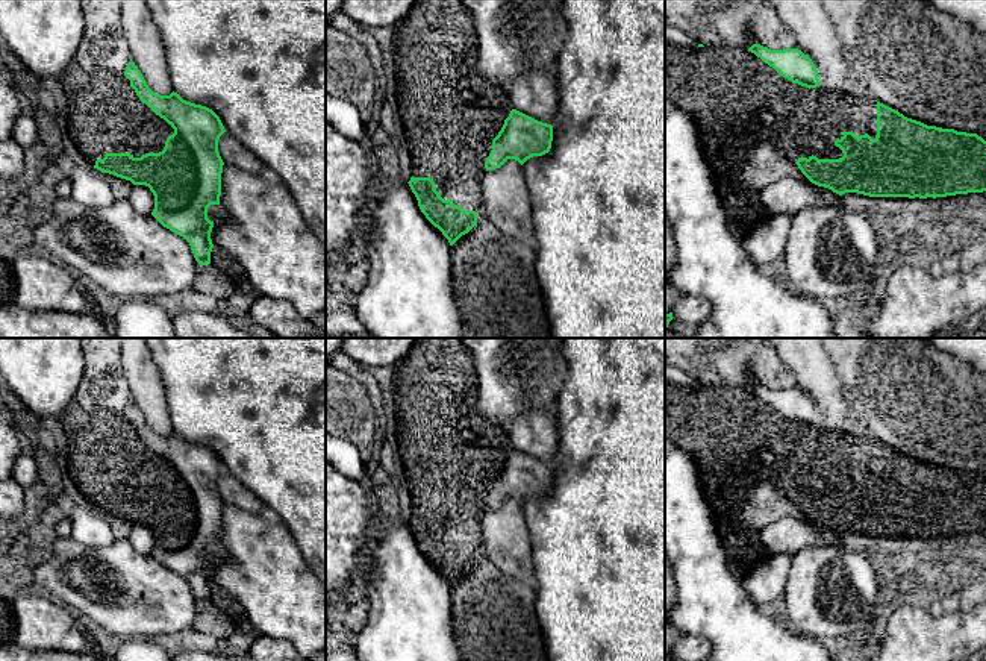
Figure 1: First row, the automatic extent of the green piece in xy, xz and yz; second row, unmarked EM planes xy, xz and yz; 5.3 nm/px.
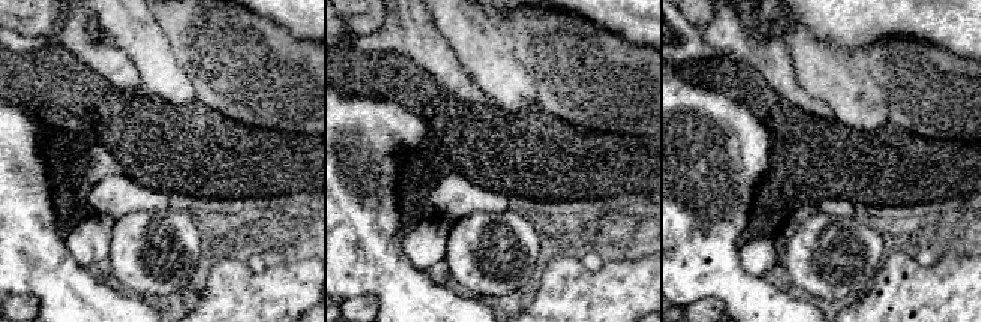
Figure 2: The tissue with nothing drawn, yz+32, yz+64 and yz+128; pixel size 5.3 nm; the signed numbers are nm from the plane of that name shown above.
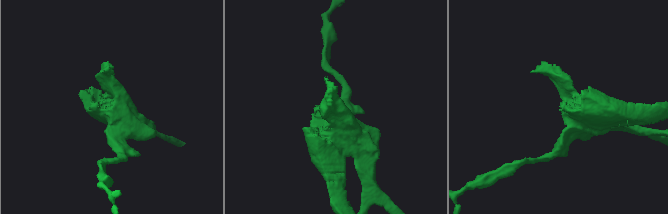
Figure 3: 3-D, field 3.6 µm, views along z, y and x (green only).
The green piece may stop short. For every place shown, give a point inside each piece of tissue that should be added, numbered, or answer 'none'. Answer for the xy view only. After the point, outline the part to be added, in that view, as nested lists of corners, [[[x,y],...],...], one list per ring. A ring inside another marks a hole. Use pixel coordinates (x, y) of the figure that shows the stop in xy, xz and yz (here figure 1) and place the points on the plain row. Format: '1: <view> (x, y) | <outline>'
none

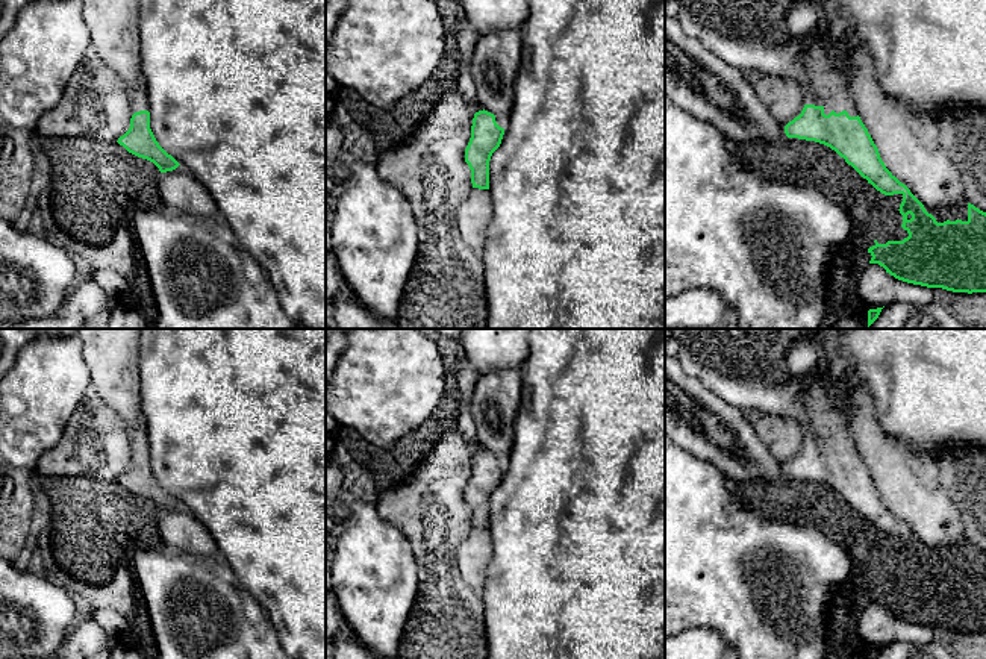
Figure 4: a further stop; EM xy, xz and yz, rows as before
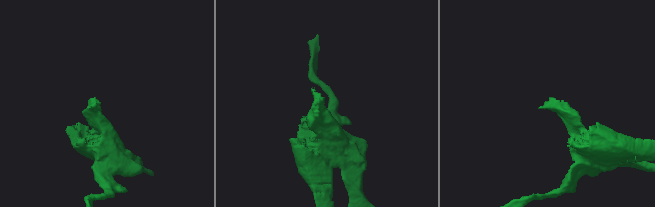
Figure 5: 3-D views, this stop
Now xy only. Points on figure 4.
1: xy (138, 437) | [[[142,415],[130,432],[132,454],[139,450],[148,450],[147,430]]]

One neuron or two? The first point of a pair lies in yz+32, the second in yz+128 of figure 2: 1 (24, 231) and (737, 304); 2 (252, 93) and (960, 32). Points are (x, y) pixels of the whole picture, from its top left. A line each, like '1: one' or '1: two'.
1: one
2: two

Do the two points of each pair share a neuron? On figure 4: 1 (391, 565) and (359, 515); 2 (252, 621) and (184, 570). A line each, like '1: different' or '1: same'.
1: same
2: same

